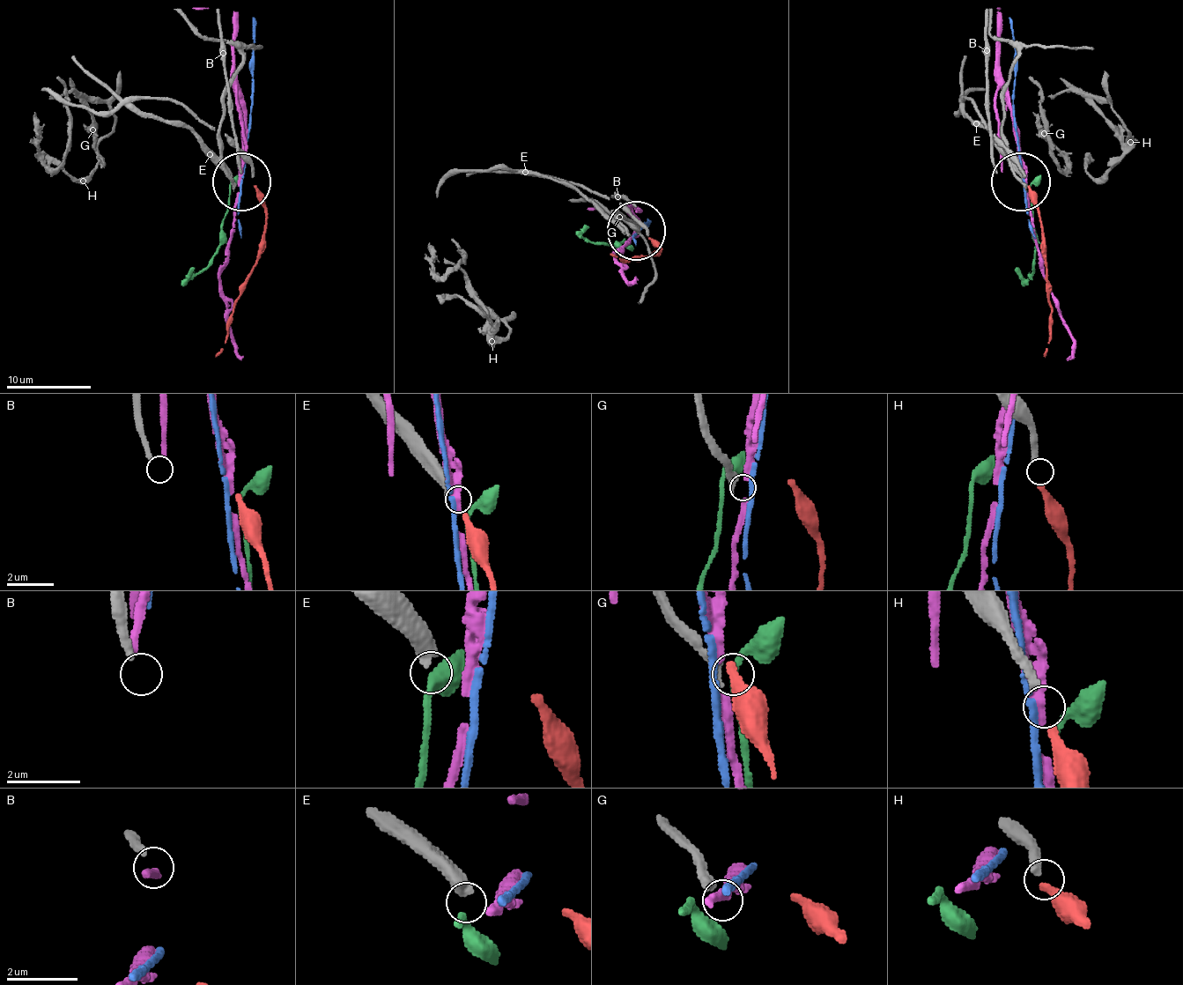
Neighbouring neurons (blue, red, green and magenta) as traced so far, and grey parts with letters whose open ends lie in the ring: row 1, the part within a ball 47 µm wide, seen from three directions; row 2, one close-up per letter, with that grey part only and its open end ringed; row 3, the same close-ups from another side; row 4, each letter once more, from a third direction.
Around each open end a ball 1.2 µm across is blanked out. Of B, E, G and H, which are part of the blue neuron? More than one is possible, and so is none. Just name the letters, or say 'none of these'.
none of these

